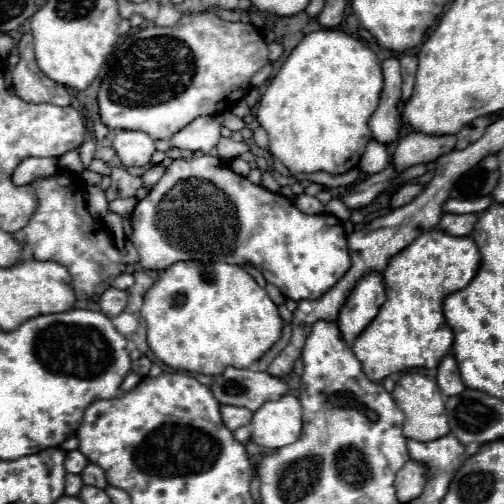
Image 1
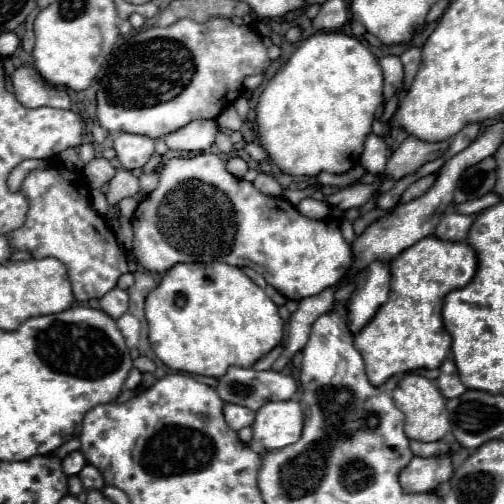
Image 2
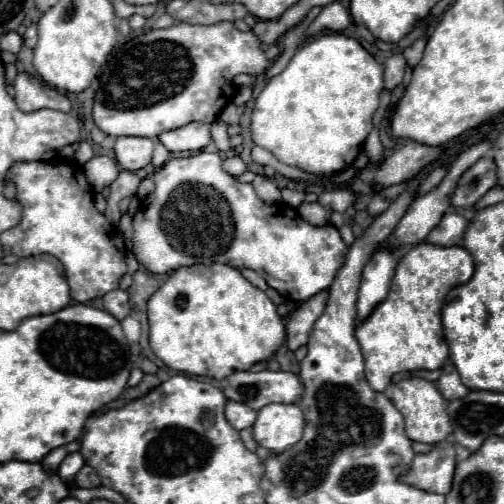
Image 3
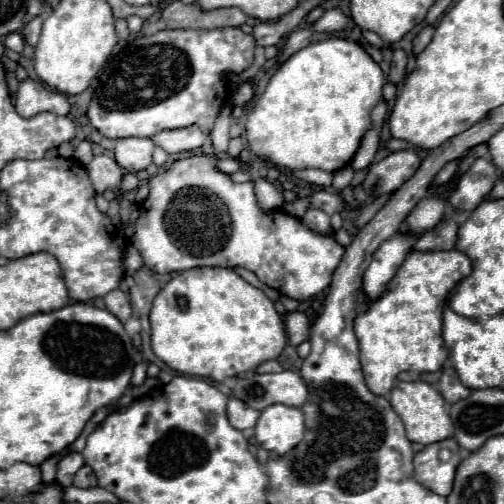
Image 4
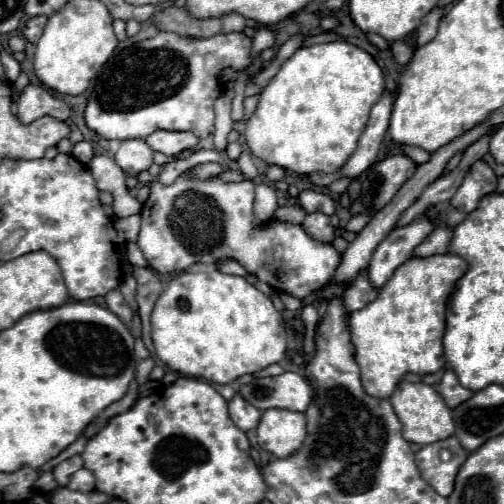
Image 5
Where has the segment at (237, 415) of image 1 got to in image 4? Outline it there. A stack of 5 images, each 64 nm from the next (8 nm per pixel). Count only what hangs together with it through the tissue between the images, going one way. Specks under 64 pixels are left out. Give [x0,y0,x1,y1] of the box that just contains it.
[226,398,260,430]

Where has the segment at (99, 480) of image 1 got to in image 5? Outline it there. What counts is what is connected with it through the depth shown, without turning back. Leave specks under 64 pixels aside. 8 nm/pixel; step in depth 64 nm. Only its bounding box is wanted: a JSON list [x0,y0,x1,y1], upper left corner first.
[68,468,96,492]

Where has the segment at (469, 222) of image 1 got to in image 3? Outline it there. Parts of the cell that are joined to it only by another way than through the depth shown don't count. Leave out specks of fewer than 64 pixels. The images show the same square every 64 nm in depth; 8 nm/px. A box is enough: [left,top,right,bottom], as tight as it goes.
[426,212,468,246]

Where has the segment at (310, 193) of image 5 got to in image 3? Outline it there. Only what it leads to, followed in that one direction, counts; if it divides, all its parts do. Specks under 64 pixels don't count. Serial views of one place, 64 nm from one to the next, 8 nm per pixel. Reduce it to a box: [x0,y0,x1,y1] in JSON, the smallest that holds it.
[318,188,356,212]

